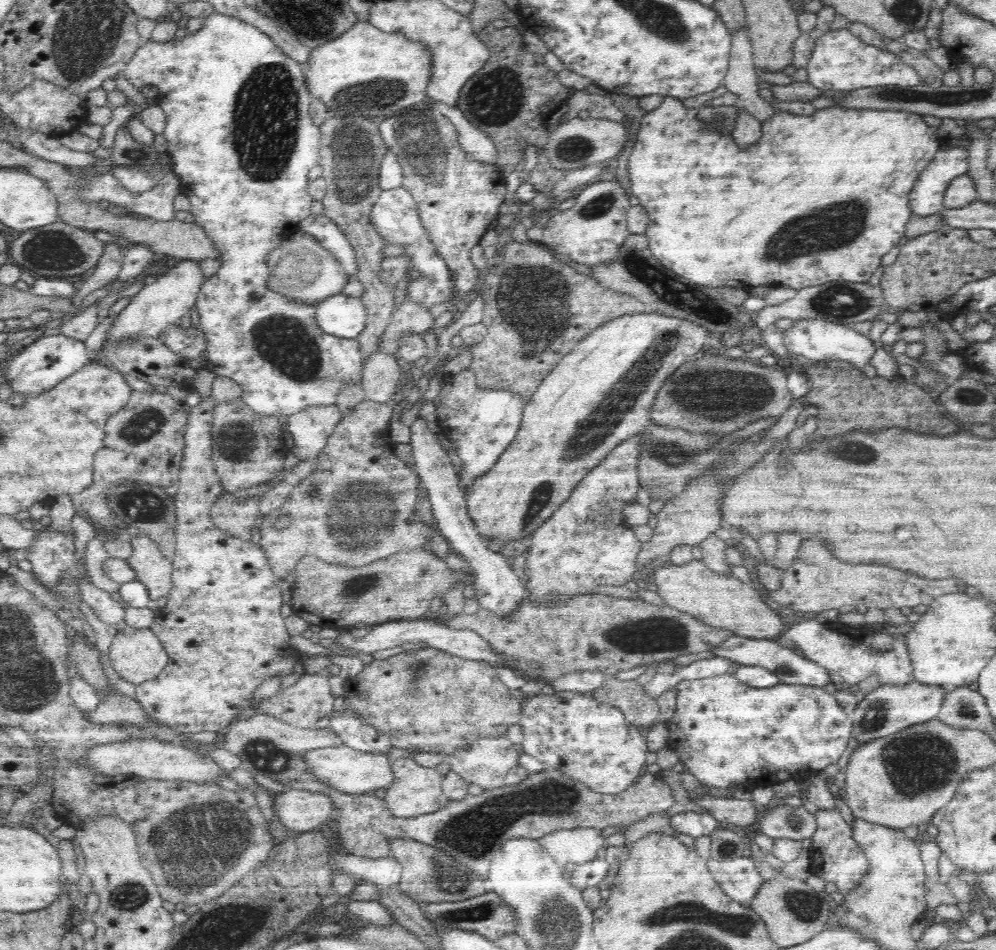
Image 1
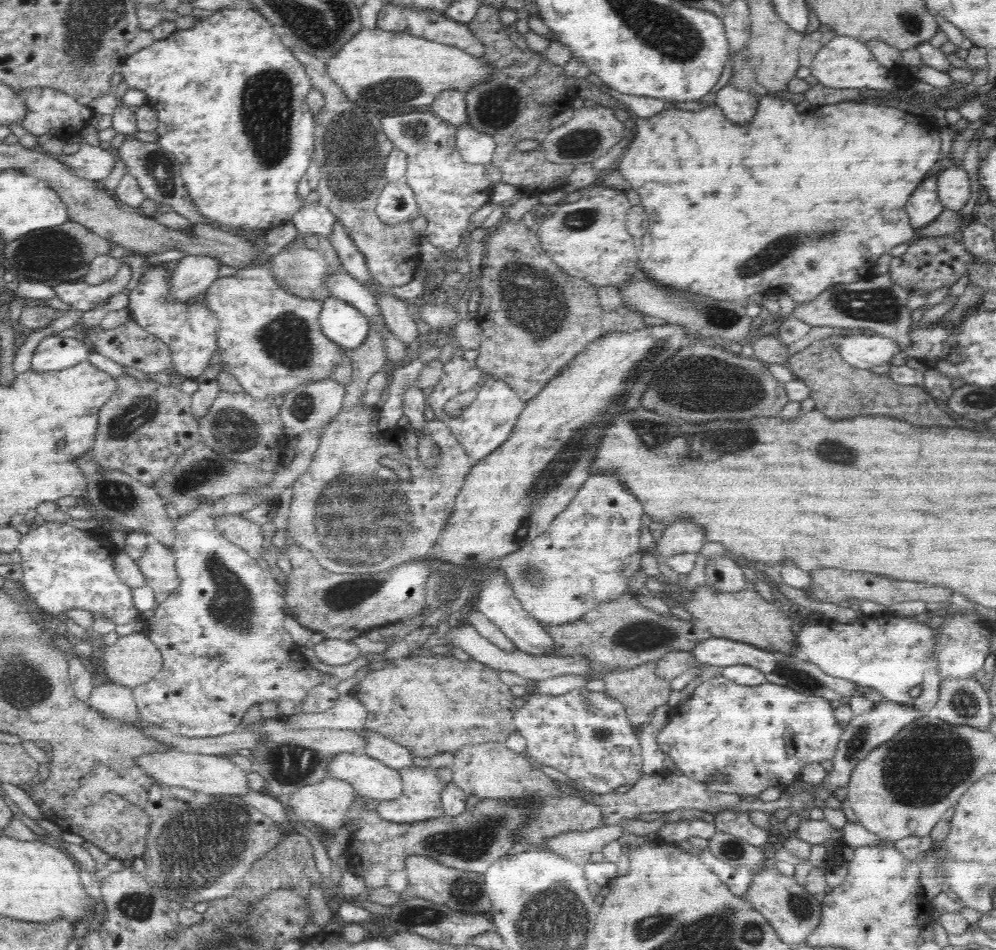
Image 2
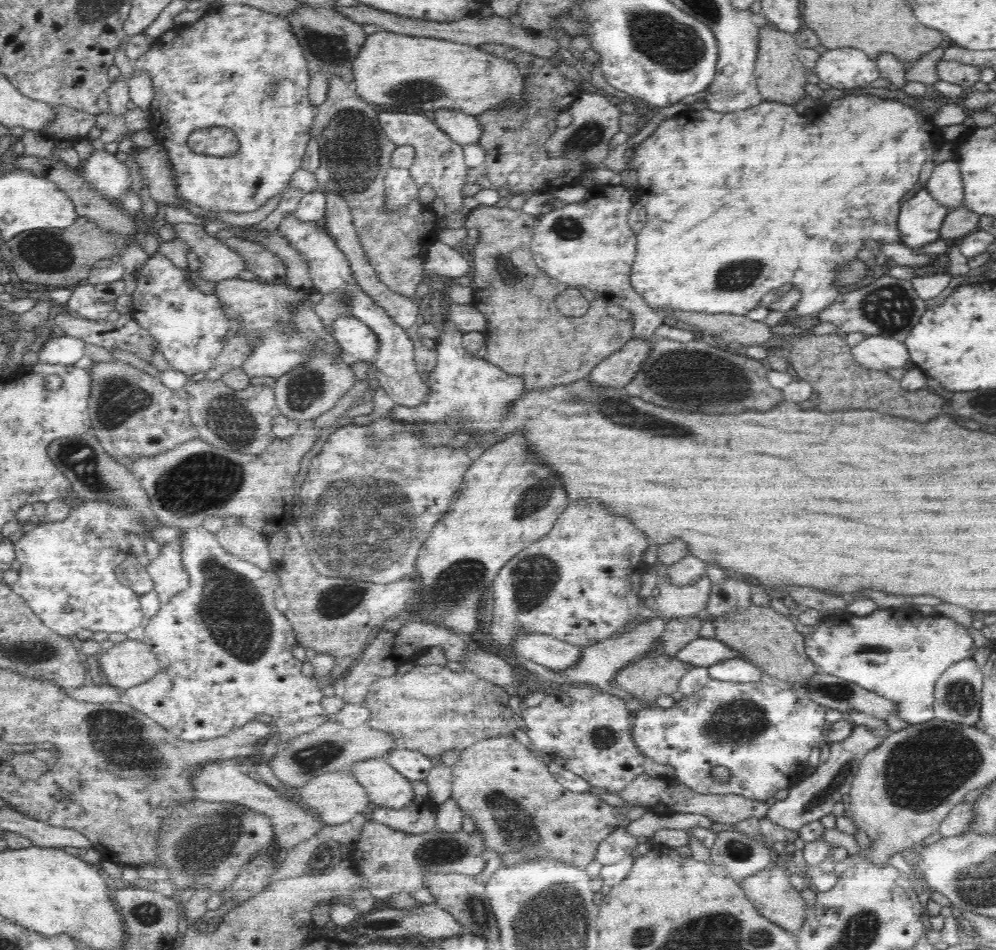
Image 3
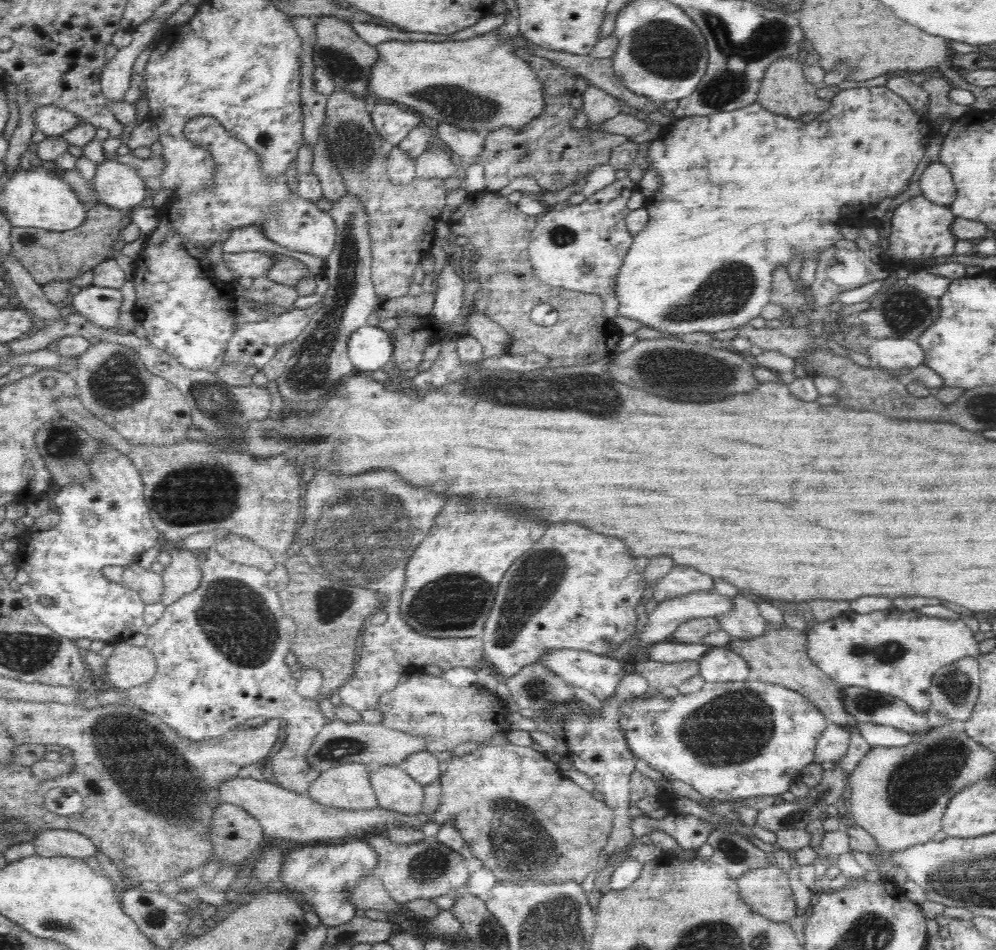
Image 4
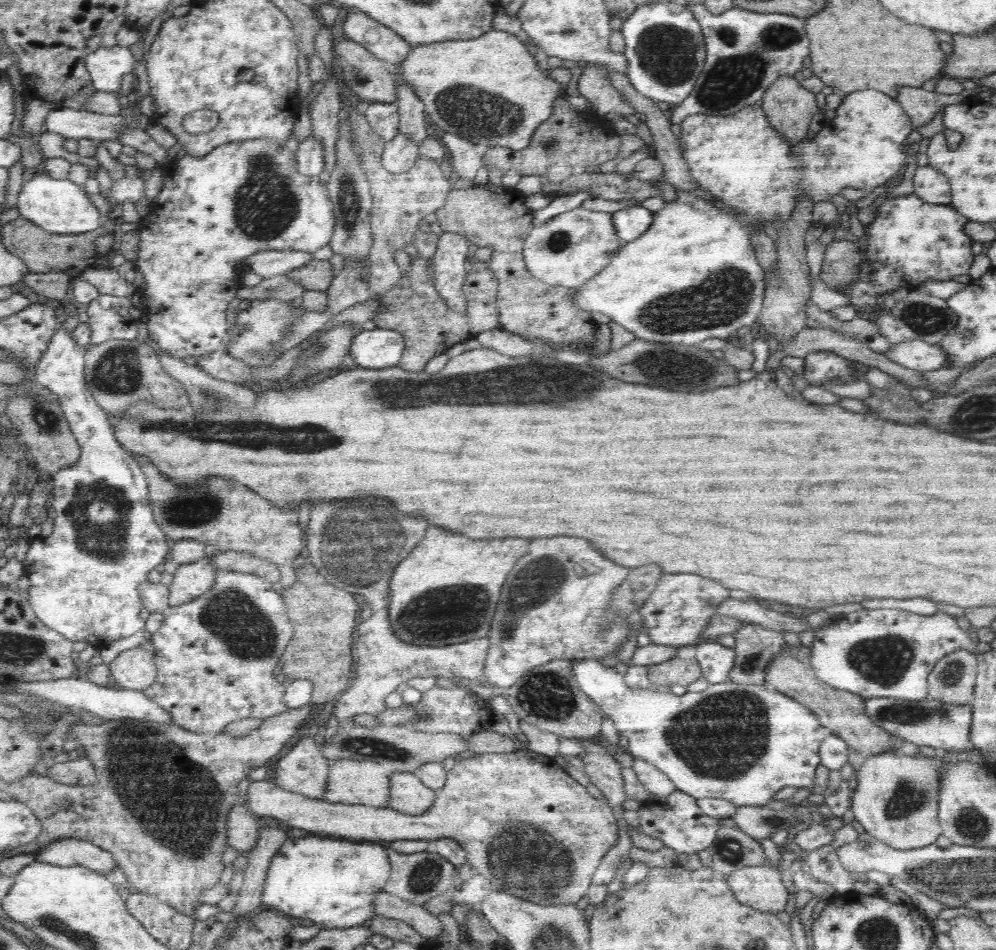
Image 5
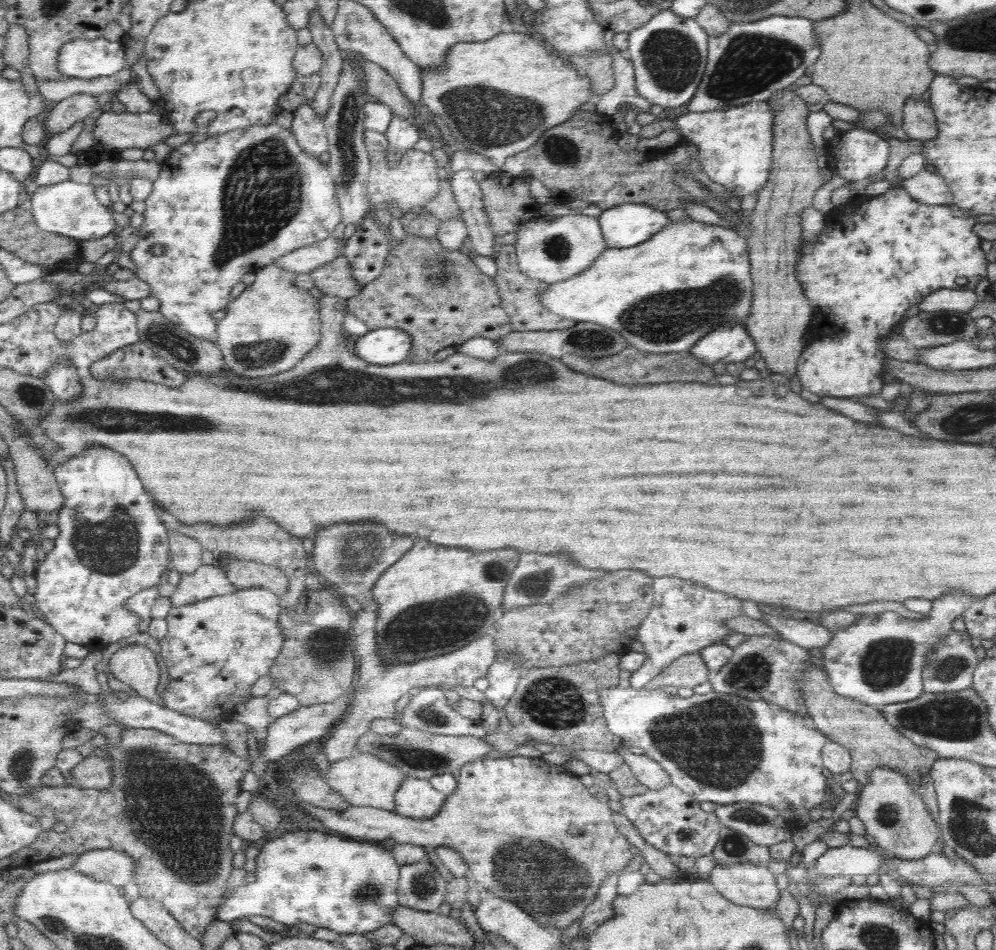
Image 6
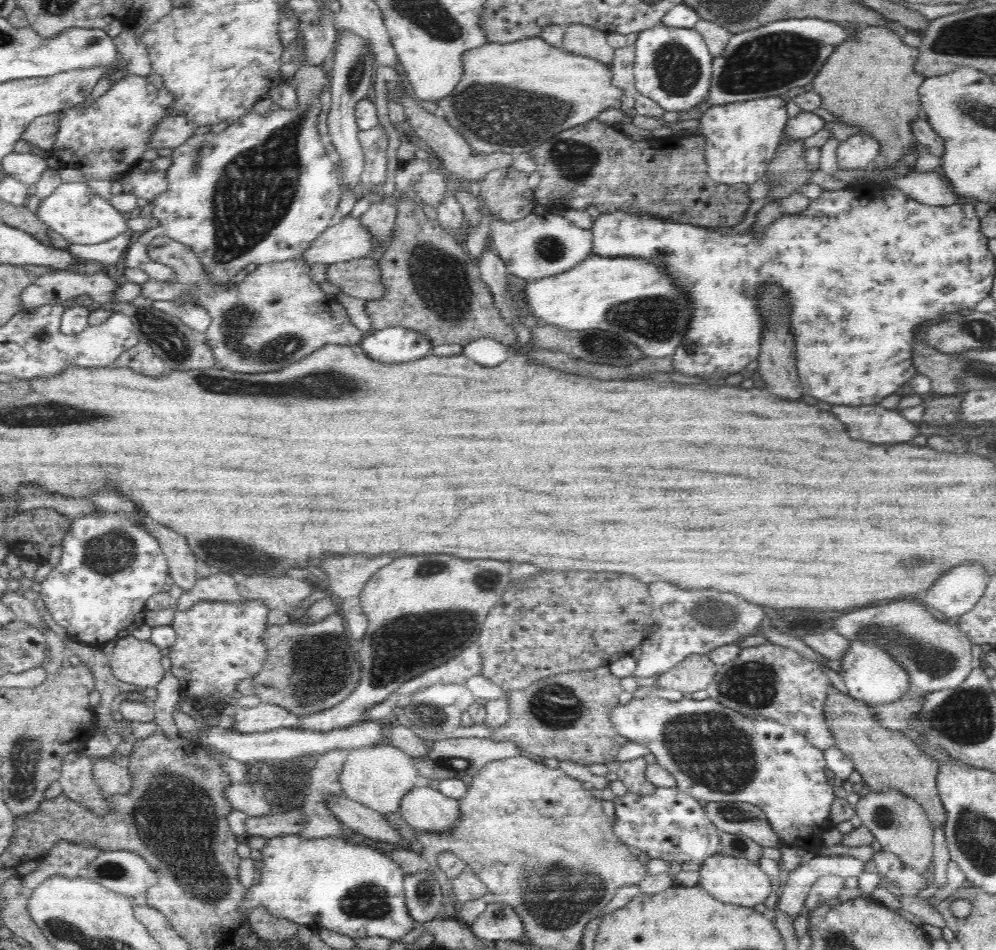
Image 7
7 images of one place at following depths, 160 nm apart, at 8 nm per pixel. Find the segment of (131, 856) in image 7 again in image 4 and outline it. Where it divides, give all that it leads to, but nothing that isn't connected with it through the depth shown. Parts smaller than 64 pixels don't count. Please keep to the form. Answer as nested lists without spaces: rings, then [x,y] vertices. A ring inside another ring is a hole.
[[[74,830],[38,831],[33,838],[37,856],[44,858],[80,858],[87,860],[96,856],[97,846],[86,835]]]

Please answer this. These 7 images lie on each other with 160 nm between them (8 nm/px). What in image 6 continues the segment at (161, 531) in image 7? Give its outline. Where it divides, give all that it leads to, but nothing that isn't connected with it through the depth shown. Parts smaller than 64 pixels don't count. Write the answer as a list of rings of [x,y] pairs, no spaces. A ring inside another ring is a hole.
[[[168,530],[169,538],[169,569],[184,574],[192,574],[202,565],[203,546],[194,538],[180,532]]]

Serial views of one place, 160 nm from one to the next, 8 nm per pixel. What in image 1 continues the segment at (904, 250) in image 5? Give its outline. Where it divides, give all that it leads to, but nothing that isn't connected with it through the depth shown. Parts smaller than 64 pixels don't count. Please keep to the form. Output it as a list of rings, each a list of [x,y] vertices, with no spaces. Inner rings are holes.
[[[848,29],[829,30],[815,41],[812,56],[805,69],[807,81],[823,90],[837,93],[857,88],[888,85],[916,86],[922,81],[915,69],[909,68],[900,57],[888,49],[862,42]],[[670,96],[664,98],[659,108],[639,119],[641,126],[638,140],[632,147],[628,170],[632,194],[640,199],[640,203],[632,205],[627,210],[628,231],[630,234],[645,234],[649,241],[650,251],[664,266],[670,268],[670,272],[692,280],[696,284],[712,288],[728,286],[728,288],[749,290],[754,286],[790,286],[790,288],[800,290],[835,280],[868,282],[870,276],[880,266],[881,256],[905,241],[906,223],[912,213],[925,217],[944,209],[944,194],[950,182],[969,172],[969,154],[968,150],[962,146],[948,150],[940,149],[937,128],[928,126],[922,120],[922,115],[902,111],[892,112],[892,110],[854,110],[854,114],[856,114],[856,120],[852,120],[850,110],[840,110],[840,107],[834,106],[819,110],[813,116],[800,116],[775,110],[773,118],[762,122],[762,140],[750,150],[742,152],[732,142],[732,138],[708,132],[708,127],[702,121],[698,121],[698,110],[685,108],[678,98]],[[690,220],[692,220],[692,228],[686,232],[686,222]]]

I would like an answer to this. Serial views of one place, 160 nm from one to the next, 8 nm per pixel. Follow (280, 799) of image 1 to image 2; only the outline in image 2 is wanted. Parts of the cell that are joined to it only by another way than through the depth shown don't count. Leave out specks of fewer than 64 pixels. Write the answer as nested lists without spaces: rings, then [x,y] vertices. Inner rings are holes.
[[[327,777],[294,791],[286,808],[296,822],[308,820],[335,834],[345,826],[349,806],[359,799],[349,782]]]

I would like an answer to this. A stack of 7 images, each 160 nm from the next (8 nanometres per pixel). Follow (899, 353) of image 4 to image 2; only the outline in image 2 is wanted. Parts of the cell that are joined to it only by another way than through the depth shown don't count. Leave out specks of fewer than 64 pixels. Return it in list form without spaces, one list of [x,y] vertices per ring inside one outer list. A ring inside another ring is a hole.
[[[863,333],[844,336],[837,346],[838,354],[852,366],[871,369],[890,363],[891,358],[902,351],[899,344],[884,335],[866,336]]]

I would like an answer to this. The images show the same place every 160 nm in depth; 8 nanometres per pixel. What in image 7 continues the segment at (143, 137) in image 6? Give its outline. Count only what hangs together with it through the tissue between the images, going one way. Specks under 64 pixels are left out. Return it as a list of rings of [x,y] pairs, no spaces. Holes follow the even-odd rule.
[[[172,114],[162,118],[149,136],[149,148],[176,148],[195,134],[196,125],[192,125],[184,114]]]

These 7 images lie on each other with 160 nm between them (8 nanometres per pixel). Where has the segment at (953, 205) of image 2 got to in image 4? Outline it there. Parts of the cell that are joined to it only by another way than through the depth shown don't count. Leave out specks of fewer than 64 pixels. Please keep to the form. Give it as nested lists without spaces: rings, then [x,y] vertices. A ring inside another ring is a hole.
[[[942,162],[930,163],[919,179],[921,194],[936,204],[949,205],[956,198],[952,173]]]

